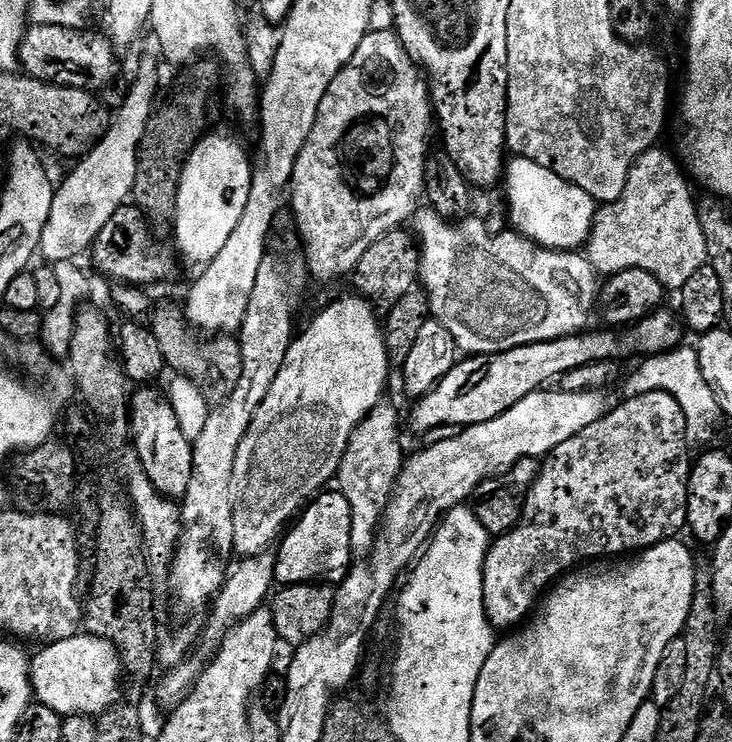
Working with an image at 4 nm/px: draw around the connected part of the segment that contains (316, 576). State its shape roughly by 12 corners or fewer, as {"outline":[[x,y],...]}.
{"outline":[[321,491],[275,553],[284,586],[339,585],[354,560],[350,502]]}

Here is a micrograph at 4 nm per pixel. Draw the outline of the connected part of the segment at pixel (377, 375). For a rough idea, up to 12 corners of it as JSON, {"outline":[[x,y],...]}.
{"outline":[[377,309],[295,337],[234,458],[231,547],[262,556],[385,399]]}

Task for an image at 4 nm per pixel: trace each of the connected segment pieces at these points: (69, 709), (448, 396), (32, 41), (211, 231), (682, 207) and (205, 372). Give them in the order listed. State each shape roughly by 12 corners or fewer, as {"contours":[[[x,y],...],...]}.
{"contours":[[[77,634],[30,660],[35,703],[99,718],[121,699],[111,642]],[[589,330],[469,355],[413,403],[412,428],[490,422],[578,366],[612,360]],[[33,24],[20,68],[99,93],[117,79],[107,35]],[[205,135],[184,161],[179,255],[203,266],[226,246],[253,161]],[[660,146],[603,205],[586,255],[678,290],[708,264],[689,177]],[[158,309],[150,327],[167,367],[209,405],[242,378],[239,339],[199,344],[181,309]]]}

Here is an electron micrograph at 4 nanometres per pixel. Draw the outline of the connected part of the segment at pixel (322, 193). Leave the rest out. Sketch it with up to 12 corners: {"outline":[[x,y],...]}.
{"outline":[[369,31],[290,185],[313,281],[425,195],[430,84]]}

